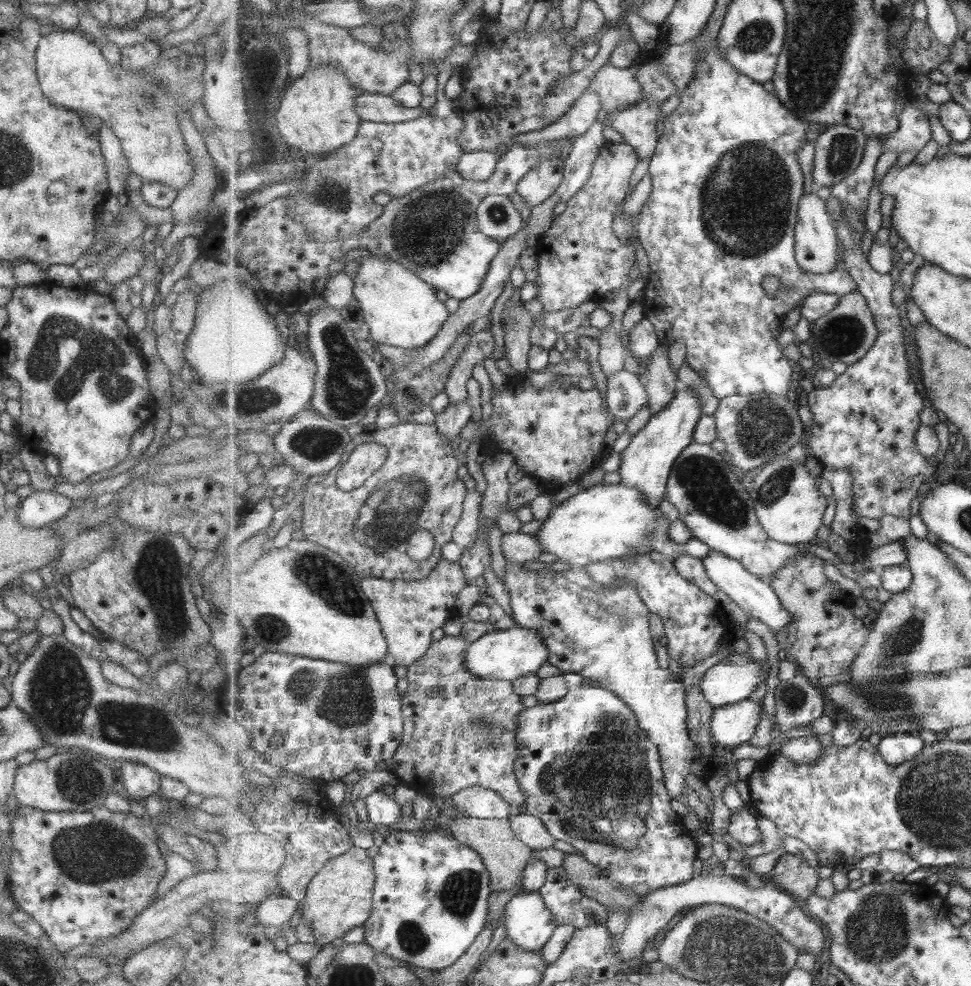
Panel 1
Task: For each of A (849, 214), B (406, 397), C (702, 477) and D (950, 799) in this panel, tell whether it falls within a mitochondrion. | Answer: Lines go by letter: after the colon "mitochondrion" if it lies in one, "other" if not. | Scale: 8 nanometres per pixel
A: other
B: mitochondrion
C: mitochondrion
D: mitochondrion

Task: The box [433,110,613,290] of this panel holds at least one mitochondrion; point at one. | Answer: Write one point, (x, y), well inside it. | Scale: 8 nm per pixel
(497, 213)

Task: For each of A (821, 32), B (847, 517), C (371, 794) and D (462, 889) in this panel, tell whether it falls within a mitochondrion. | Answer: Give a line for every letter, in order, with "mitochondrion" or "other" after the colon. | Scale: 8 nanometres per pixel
A: mitochondrion
B: other
C: other
D: mitochondrion

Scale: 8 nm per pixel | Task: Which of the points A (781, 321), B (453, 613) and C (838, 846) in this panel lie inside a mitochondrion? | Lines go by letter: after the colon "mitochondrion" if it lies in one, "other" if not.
A: other
B: other
C: other

